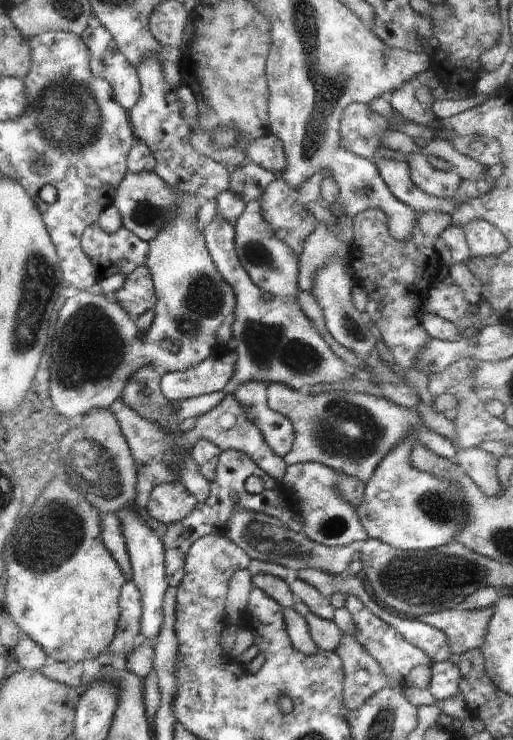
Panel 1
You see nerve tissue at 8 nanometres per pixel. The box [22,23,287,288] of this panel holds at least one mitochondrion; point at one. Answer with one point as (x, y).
(68, 113)

